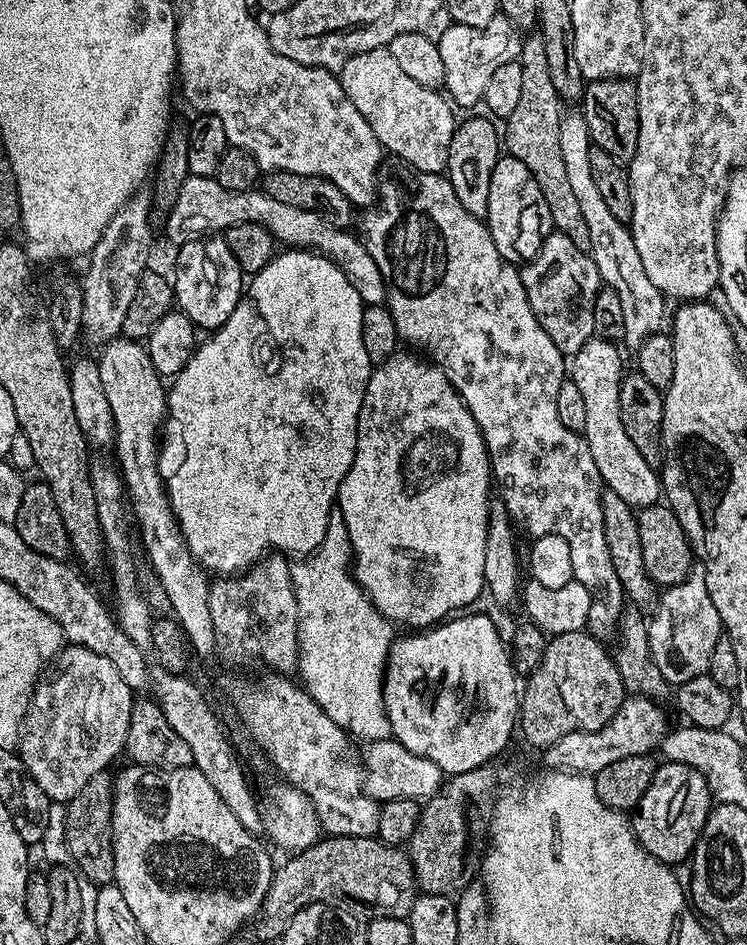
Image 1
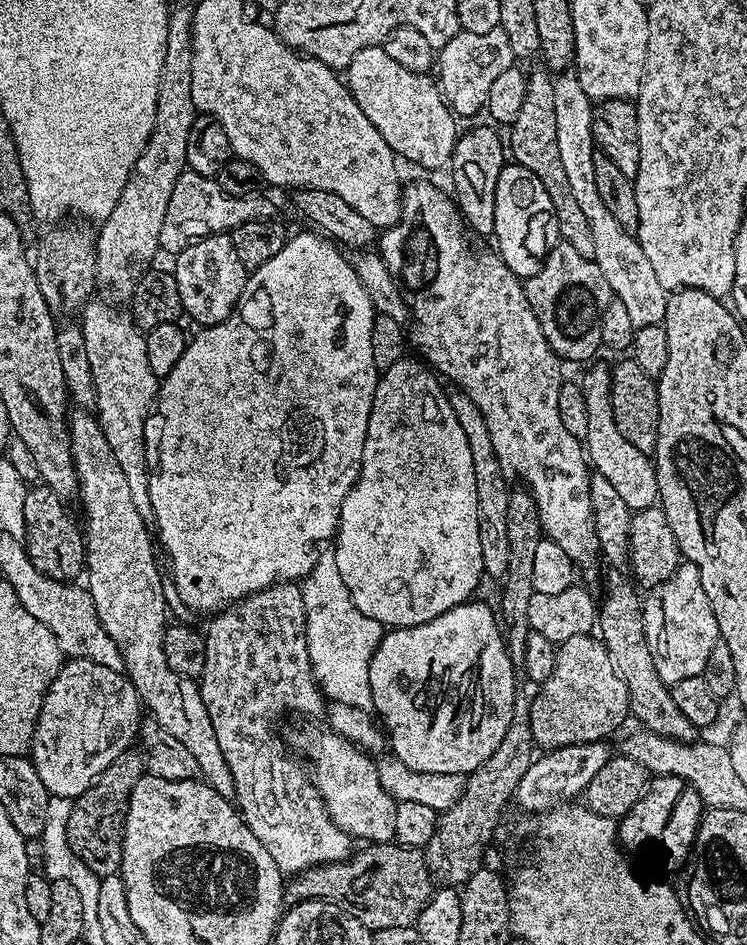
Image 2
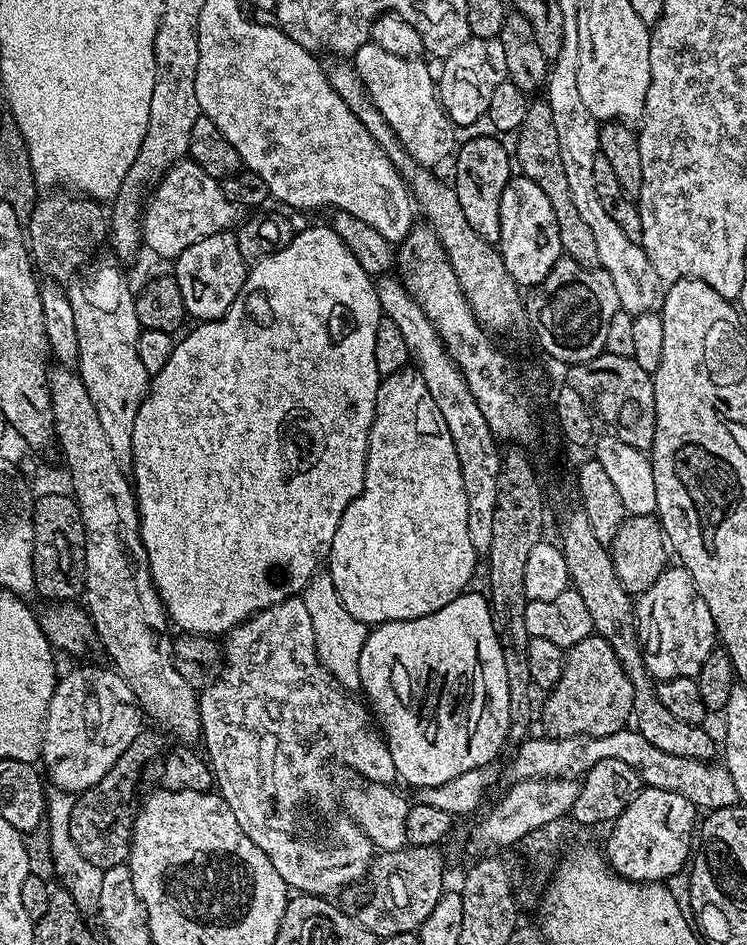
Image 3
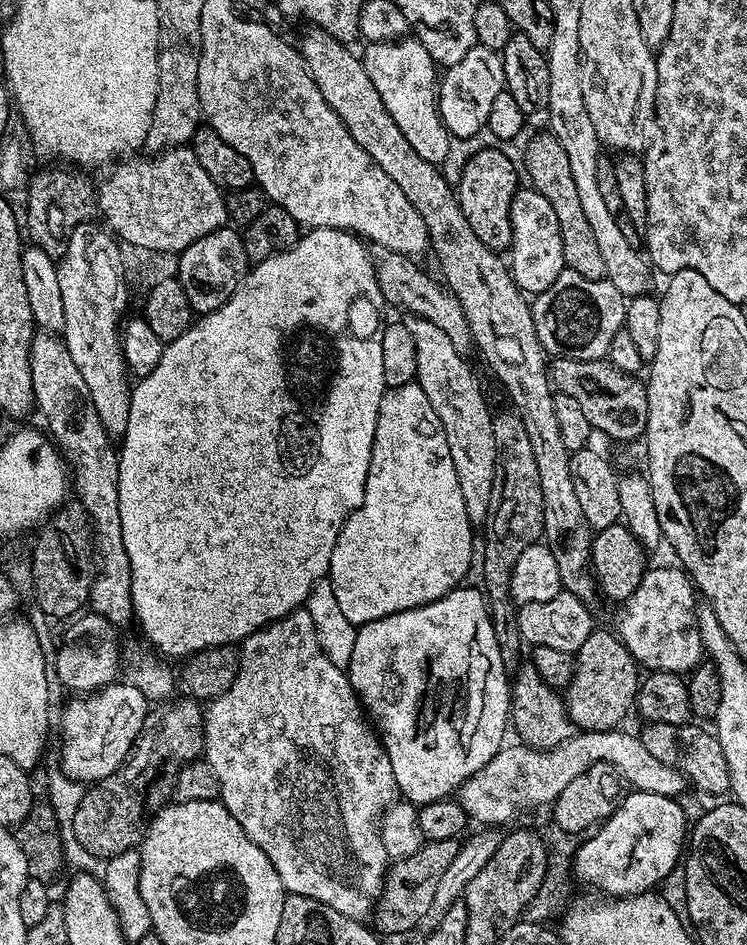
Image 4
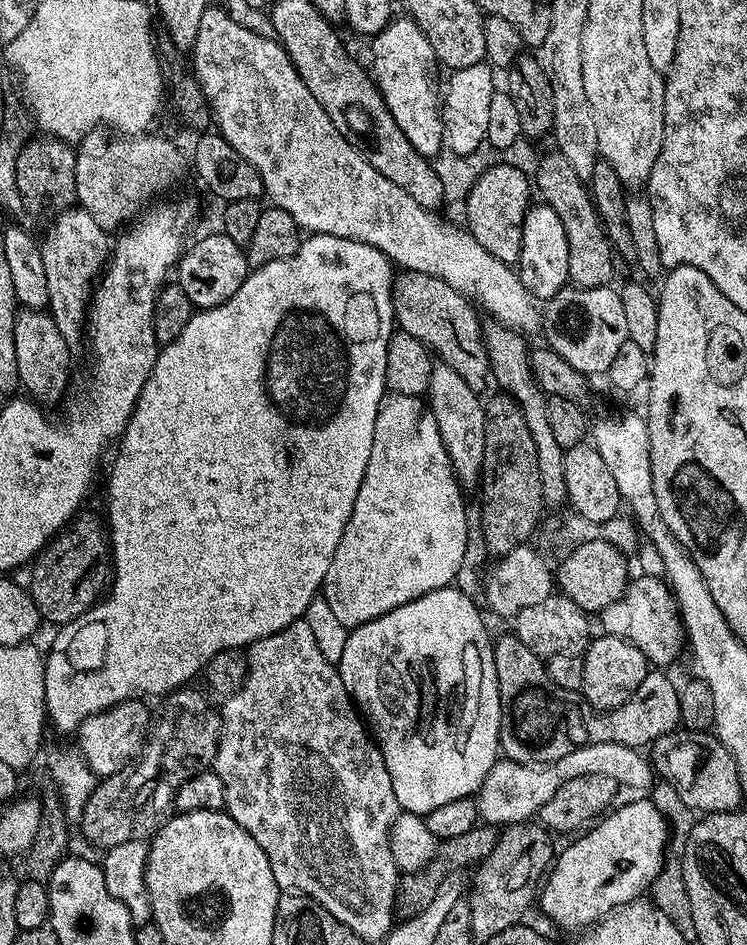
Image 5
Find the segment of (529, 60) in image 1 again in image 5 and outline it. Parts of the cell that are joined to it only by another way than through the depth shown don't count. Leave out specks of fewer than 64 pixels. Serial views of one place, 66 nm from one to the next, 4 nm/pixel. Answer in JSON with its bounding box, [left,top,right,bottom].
[534,150,614,288]

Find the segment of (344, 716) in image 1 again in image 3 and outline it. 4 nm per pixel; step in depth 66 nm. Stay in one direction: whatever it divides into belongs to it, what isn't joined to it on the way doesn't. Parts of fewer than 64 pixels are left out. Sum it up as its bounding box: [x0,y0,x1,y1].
[306,574,369,690]

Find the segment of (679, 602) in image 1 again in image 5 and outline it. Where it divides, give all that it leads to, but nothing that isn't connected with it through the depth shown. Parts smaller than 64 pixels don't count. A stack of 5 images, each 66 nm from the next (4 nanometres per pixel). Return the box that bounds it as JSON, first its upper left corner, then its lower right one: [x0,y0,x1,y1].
[598,574,686,665]

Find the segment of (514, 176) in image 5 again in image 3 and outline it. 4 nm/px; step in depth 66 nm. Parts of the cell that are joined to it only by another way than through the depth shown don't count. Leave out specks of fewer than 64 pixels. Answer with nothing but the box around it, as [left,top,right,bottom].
[454,135,514,245]

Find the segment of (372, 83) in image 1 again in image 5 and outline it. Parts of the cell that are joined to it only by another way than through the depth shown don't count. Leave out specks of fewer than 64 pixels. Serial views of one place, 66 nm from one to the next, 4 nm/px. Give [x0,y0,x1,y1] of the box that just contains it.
[370,18,445,158]

